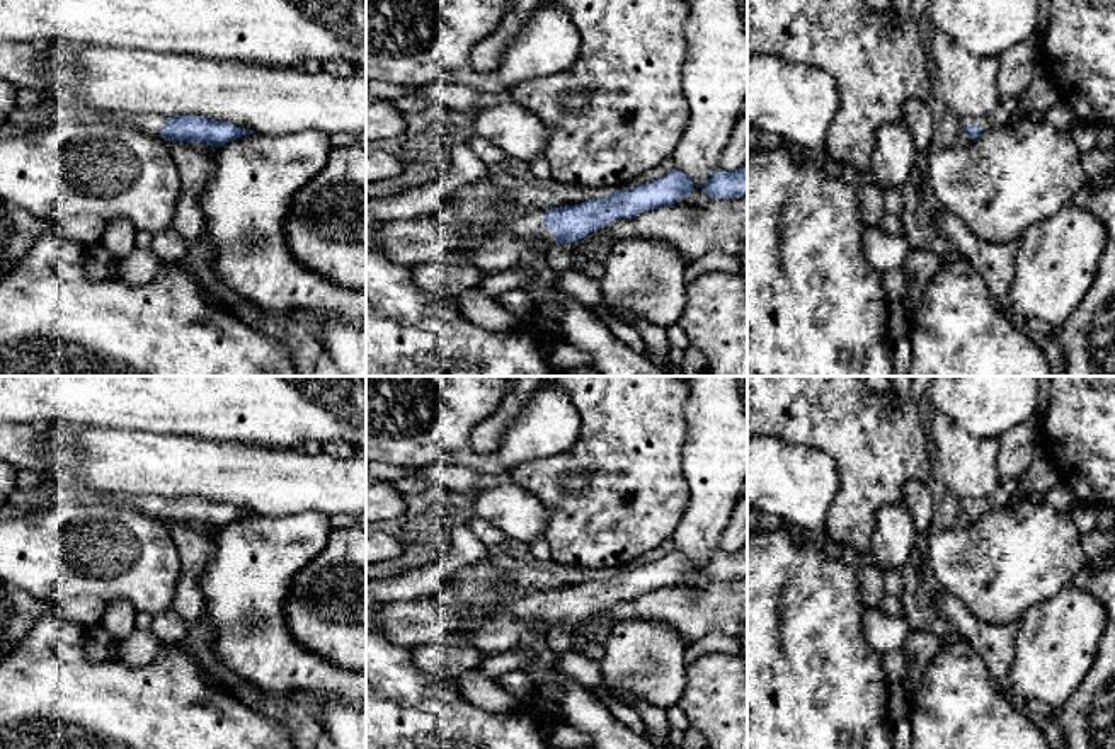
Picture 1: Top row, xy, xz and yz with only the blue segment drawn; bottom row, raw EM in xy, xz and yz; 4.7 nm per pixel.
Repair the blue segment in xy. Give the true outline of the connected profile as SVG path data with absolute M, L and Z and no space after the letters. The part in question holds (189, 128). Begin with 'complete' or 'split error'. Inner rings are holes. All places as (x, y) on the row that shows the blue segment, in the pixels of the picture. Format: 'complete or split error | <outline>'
split error | M68 90L43 99L36 107L15 109L10 114L10 121L17 126L31 126L32 129L78 123L124 124L163 140L196 141L211 146L221 146L254 133L252 129L237 128L228 121L213 121L192 114L162 117L158 114L99 112Z

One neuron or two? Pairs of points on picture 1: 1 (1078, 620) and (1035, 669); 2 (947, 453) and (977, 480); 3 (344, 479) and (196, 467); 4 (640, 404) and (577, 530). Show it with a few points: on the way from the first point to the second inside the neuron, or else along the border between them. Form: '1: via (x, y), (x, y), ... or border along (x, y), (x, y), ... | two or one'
1: via (1064, 634), (1059, 639), (1057, 651), (1049, 659) | one
2: via (954, 457), (971, 474) | one
3: via (307, 479), (254, 479), (234, 472) | one
4: via (632, 434), (632, 472), (605, 499) | one

